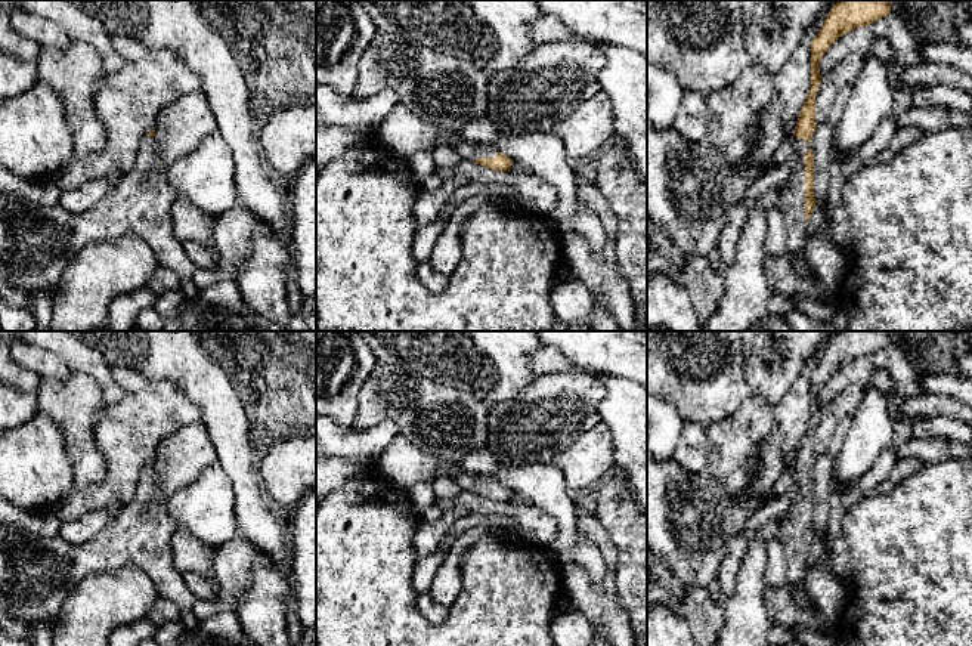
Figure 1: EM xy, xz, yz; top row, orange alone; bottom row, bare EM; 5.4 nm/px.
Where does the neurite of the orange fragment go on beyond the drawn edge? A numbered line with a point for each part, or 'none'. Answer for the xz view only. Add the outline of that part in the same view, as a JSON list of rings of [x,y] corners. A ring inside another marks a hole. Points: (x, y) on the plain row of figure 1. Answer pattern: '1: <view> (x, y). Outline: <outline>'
1: xz (470, 482). Outline: [[[461,472],[452,477],[462,491],[474,494],[477,489],[495,489],[499,483],[495,475]]]

